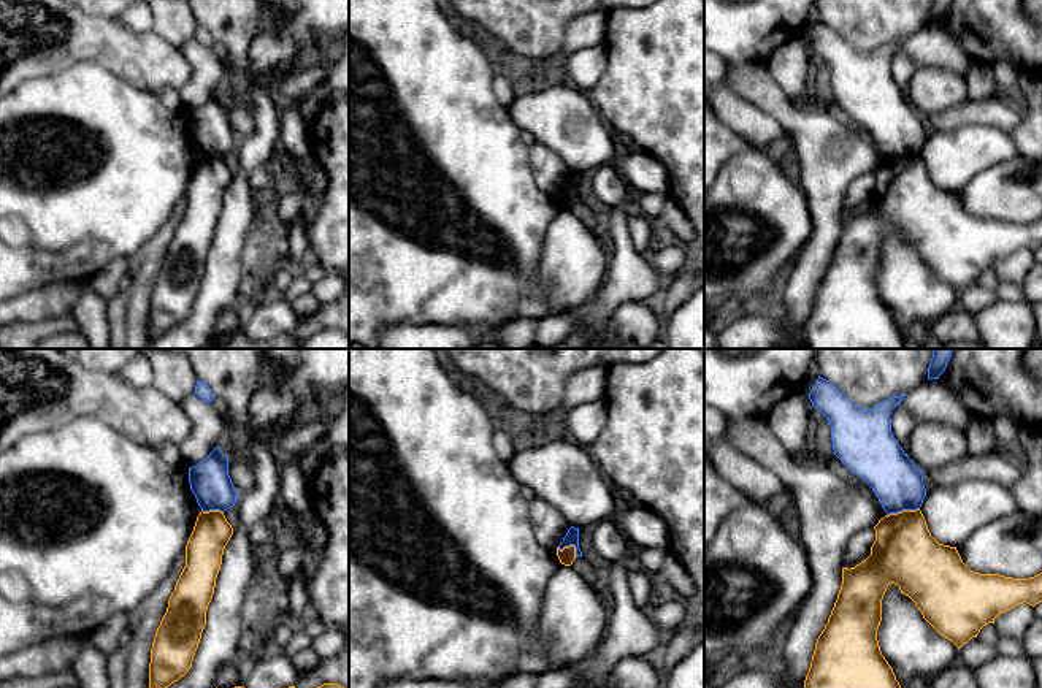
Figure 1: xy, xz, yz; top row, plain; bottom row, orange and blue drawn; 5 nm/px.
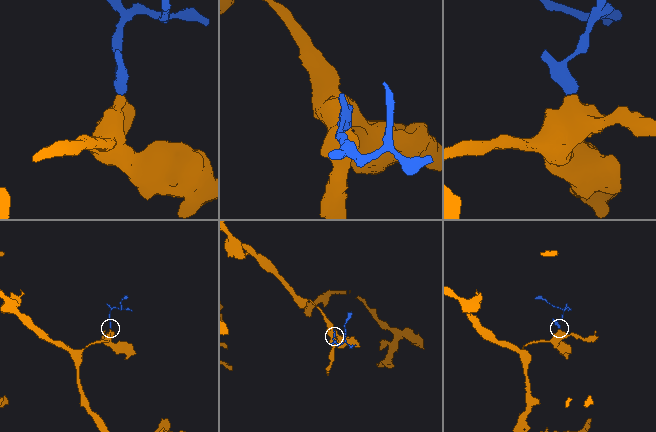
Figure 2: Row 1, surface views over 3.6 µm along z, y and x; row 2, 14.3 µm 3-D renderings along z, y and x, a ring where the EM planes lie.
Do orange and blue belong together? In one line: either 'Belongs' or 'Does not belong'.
Does not belong

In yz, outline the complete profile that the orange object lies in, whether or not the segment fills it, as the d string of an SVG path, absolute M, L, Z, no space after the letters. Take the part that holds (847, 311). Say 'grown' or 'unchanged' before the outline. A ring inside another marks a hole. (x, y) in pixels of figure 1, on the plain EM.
unchanged; M920 154L885 160L874 174L871 200L855 212L842 212L837 244L817 284L804 325L809 349L904 349L904 336L877 285L882 244L891 228L958 293L977 282L985 269L994 268L999 258L1023 247L1032 252L1042 247L1042 217L1029 224L1013 224L971 216L956 192L939 189L931 181Z

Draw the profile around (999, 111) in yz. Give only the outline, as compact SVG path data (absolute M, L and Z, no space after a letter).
M999 94L986 100L967 97L958 106L923 117L934 132L953 130L961 125L993 125L1010 132L1021 122L1021 109L1010 97Z

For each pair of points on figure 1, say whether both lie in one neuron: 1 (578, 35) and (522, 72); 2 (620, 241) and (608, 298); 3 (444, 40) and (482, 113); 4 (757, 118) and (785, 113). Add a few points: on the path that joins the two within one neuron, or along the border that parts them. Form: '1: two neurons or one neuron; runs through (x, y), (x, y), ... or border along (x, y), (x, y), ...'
1: one neuron; runs through (565, 49), (551, 64), (536, 68)
2: one neuron; runs through (620, 256), (620, 284)
3: one neuron; runs through (444, 57), (444, 75), (465, 95)
4: two neurons; border along (771, 113), (787, 135)

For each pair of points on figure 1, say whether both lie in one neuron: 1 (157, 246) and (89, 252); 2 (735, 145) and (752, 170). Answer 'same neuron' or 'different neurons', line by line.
1: different neurons
2: different neurons

